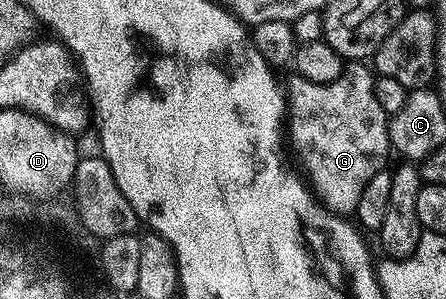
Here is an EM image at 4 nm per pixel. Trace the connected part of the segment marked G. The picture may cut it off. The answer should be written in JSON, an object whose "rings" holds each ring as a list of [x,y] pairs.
{"rings":[[[346,62],[344,69],[335,81],[316,83],[307,81],[302,75],[290,74],[287,83],[287,147],[297,154],[297,163],[305,170],[304,178],[309,178],[308,186],[312,194],[321,198],[320,206],[335,216],[349,217],[356,212],[359,197],[367,189],[367,181],[375,173],[386,170],[391,148],[389,145],[389,120],[379,97],[373,92],[374,72],[364,62]]]}

